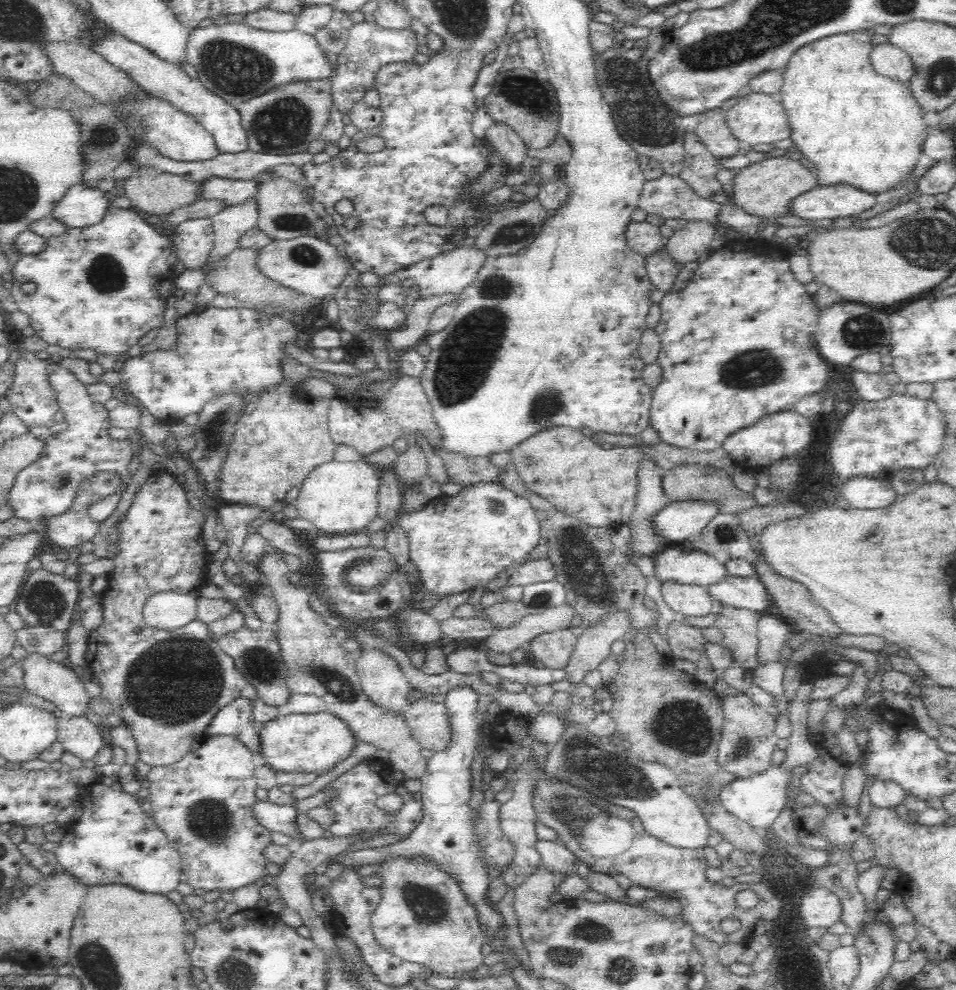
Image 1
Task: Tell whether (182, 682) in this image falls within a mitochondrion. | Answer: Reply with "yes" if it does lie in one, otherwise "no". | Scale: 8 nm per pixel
yes

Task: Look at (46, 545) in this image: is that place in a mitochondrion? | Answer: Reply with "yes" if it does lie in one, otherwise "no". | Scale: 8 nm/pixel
no

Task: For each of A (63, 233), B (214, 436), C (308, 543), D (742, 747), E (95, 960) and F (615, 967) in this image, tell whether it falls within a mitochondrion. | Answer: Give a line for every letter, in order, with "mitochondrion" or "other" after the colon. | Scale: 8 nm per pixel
A: other
B: mitochondrion
C: other
D: mitochondrion
E: mitochondrion
F: mitochondrion

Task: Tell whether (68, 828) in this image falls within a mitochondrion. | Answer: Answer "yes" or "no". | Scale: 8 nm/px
no

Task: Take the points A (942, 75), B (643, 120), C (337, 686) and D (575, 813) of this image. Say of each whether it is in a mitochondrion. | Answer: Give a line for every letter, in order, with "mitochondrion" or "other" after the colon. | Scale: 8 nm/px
A: mitochondrion
B: mitochondrion
C: mitochondrion
D: mitochondrion

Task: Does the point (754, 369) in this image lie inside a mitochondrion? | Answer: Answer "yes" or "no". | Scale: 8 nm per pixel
yes

